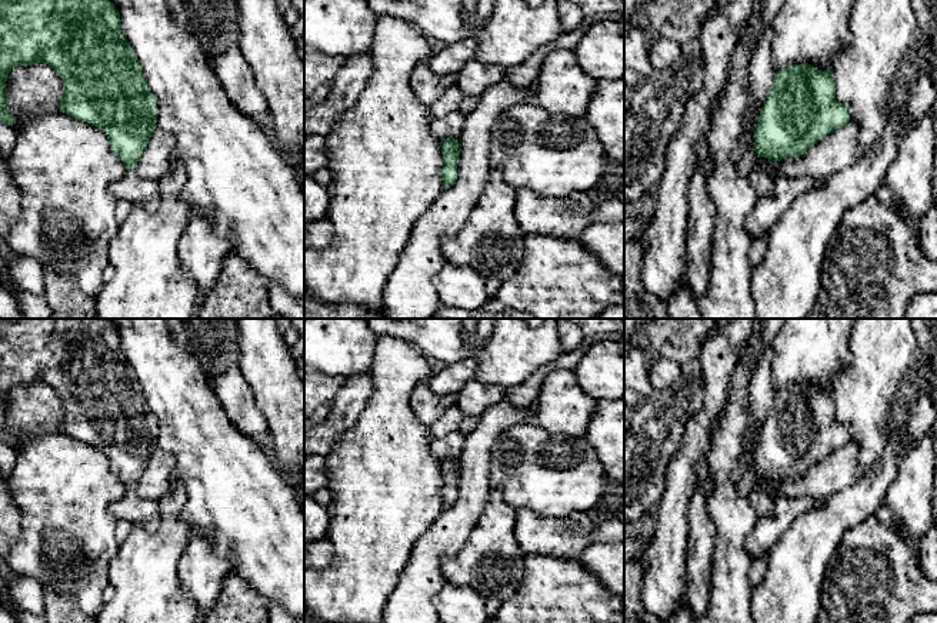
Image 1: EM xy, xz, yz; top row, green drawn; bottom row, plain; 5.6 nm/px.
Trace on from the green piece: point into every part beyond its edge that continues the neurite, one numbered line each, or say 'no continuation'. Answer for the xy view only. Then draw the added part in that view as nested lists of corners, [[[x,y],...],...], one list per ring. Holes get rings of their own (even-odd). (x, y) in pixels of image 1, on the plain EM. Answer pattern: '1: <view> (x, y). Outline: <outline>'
1: xy (140, 512). Outline: [[[126,489],[124,496],[111,504],[110,512],[117,520],[124,519],[150,533],[159,527],[157,500],[141,499],[134,489]]]

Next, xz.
no continuation

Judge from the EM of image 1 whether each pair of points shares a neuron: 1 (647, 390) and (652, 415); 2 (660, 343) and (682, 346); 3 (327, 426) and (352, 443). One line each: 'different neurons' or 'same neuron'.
1: different neurons
2: same neuron
3: different neurons

